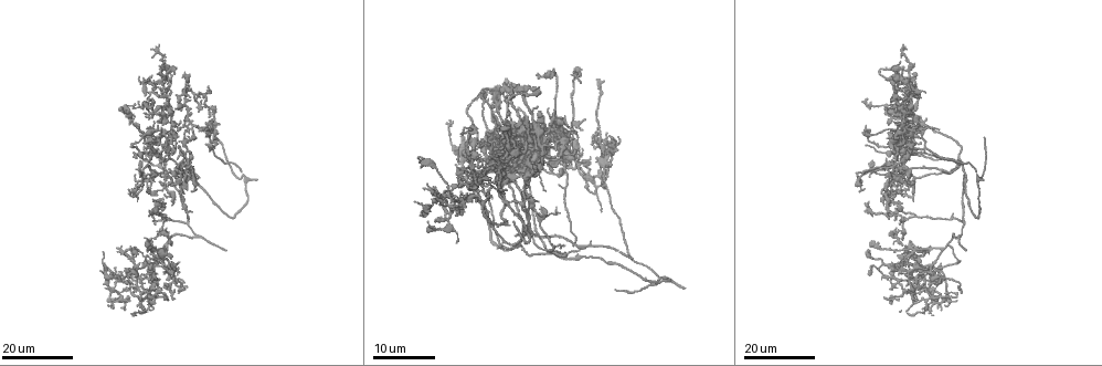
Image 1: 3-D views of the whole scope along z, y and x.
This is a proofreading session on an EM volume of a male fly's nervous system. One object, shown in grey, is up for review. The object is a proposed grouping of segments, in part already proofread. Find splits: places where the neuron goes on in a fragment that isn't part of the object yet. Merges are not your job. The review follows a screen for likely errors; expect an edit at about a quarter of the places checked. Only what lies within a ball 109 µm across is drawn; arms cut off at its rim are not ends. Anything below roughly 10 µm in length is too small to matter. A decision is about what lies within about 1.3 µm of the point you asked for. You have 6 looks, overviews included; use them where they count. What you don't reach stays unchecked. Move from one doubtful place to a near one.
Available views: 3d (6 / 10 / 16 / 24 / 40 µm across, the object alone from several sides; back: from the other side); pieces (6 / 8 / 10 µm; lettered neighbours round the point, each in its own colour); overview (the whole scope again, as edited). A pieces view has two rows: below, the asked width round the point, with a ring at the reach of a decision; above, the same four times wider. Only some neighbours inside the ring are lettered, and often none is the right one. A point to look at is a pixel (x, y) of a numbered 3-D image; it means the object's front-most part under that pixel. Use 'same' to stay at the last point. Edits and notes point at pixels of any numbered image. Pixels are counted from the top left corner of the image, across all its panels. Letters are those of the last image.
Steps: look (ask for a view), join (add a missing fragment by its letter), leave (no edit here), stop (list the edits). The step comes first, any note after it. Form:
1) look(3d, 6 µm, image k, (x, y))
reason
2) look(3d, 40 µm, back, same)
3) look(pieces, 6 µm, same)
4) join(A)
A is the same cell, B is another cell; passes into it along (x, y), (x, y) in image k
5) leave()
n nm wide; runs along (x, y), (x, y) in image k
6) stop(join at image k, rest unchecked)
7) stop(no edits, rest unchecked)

look(3d, 24 µm, image 1, (614, 291))
branch stops here

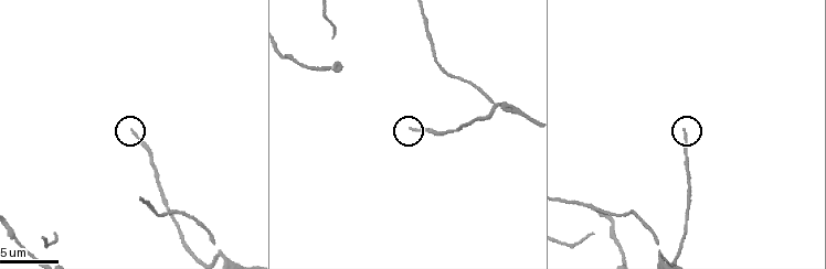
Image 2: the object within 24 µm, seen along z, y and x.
look(pieces, 10 µm, image 2, (131, 129))

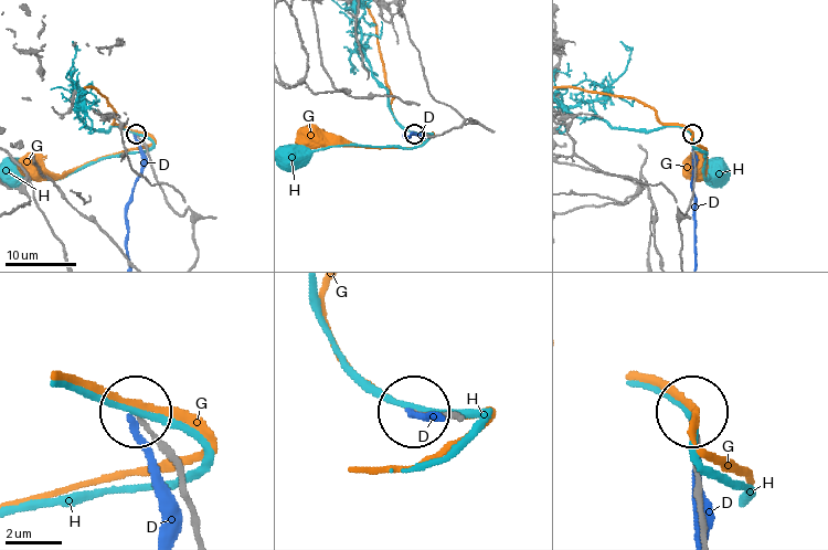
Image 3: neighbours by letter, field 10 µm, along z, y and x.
leave()
D, G and H are other cells; runs along (200, 529), (183, 465), (138, 411) in image 3; none of them fits

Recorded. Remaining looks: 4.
look(3d, 24 µm, image 1, (570, 157))
an open end

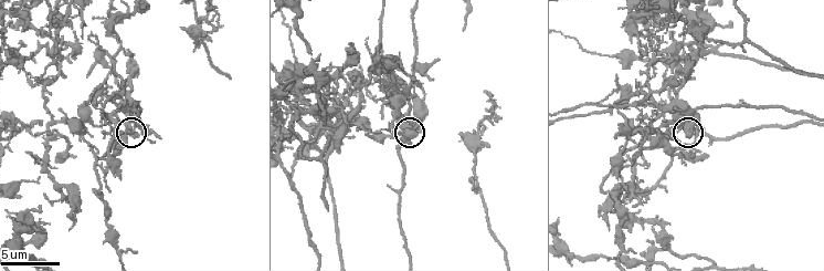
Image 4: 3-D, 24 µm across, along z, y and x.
look(pieces, 10 µm, image 4, (135, 136))

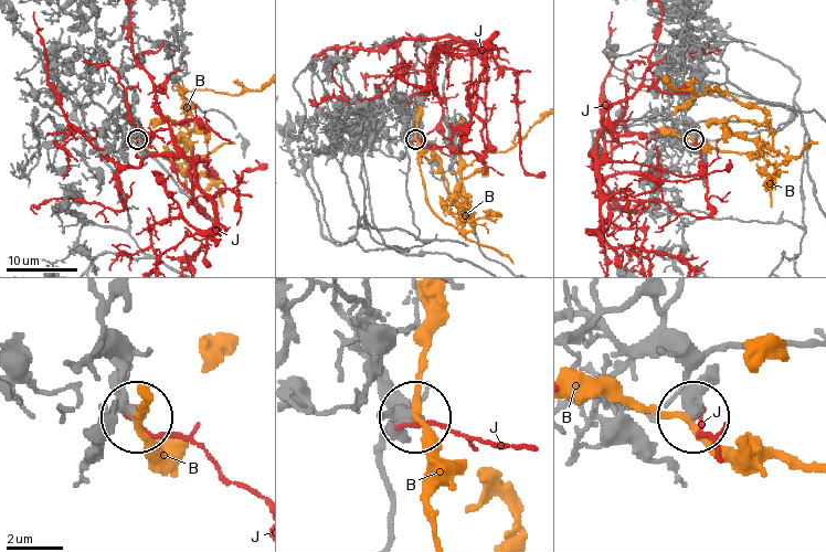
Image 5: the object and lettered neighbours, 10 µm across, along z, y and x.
leave()
420 nm wide; B and J are other cells; none of them fits

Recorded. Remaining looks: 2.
look(3d, 16 µm, image 1, (864, 133))

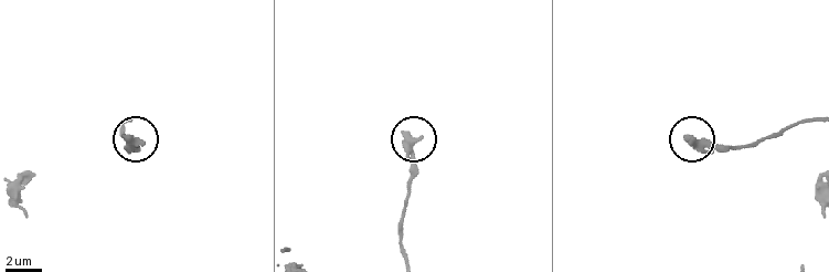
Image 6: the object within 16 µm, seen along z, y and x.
look(pieces, 6 µm, image 6, (407, 135))
see the neighbours

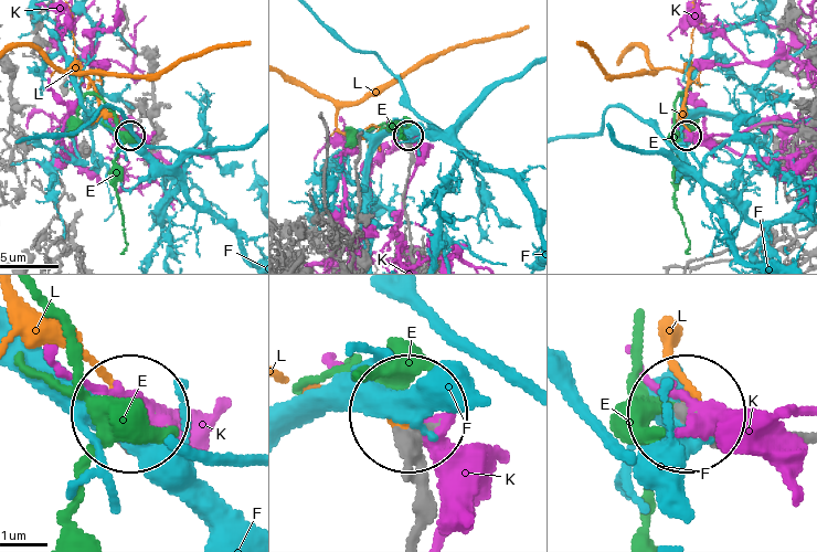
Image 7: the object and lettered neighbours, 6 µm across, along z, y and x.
join(E)
270 nm wide; E is the same cell, F, K and L are other cells; passes into it along (415, 533), (415, 442), (383, 374), (368, 374) in image 7; it goes on there

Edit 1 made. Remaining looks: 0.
stop(join at image 7, rest unchecked)

